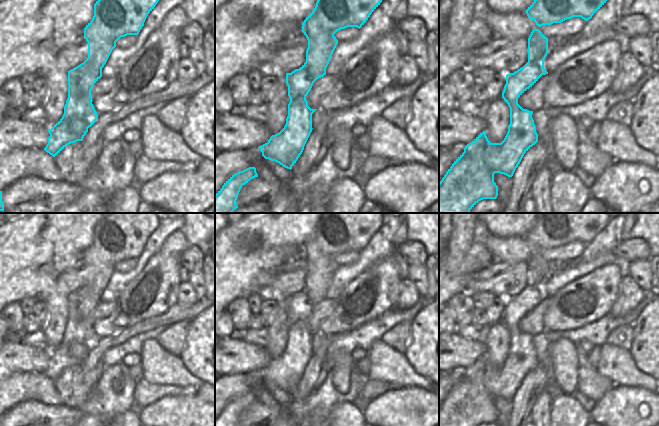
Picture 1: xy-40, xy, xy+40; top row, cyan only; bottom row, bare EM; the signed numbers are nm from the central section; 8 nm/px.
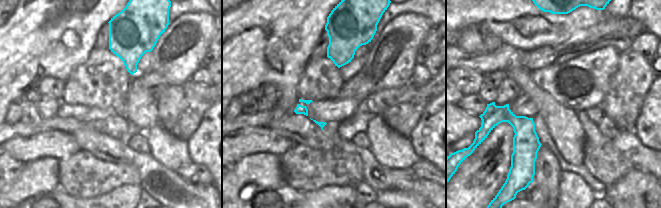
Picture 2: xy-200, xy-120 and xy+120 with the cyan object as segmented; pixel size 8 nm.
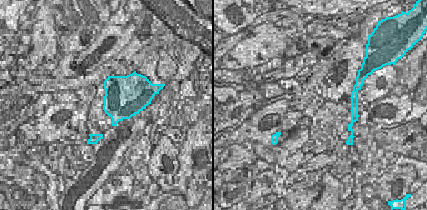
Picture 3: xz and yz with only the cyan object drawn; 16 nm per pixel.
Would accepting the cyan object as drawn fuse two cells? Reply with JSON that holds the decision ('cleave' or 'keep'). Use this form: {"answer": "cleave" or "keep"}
{"answer": "cleave"}

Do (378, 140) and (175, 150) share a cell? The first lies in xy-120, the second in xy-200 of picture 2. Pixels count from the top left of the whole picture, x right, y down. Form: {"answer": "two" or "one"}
{"answer": "one"}

